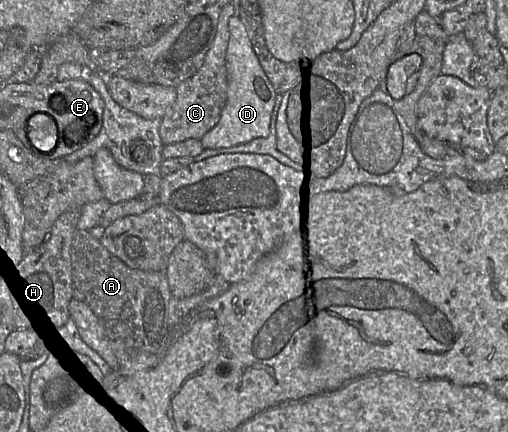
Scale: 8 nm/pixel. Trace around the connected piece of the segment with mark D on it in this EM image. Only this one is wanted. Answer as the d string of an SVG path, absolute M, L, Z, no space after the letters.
M232 16L228 27L230 38L226 52L227 100L218 123L201 138L204 149L228 148L267 137L277 95L260 65L239 16Z

